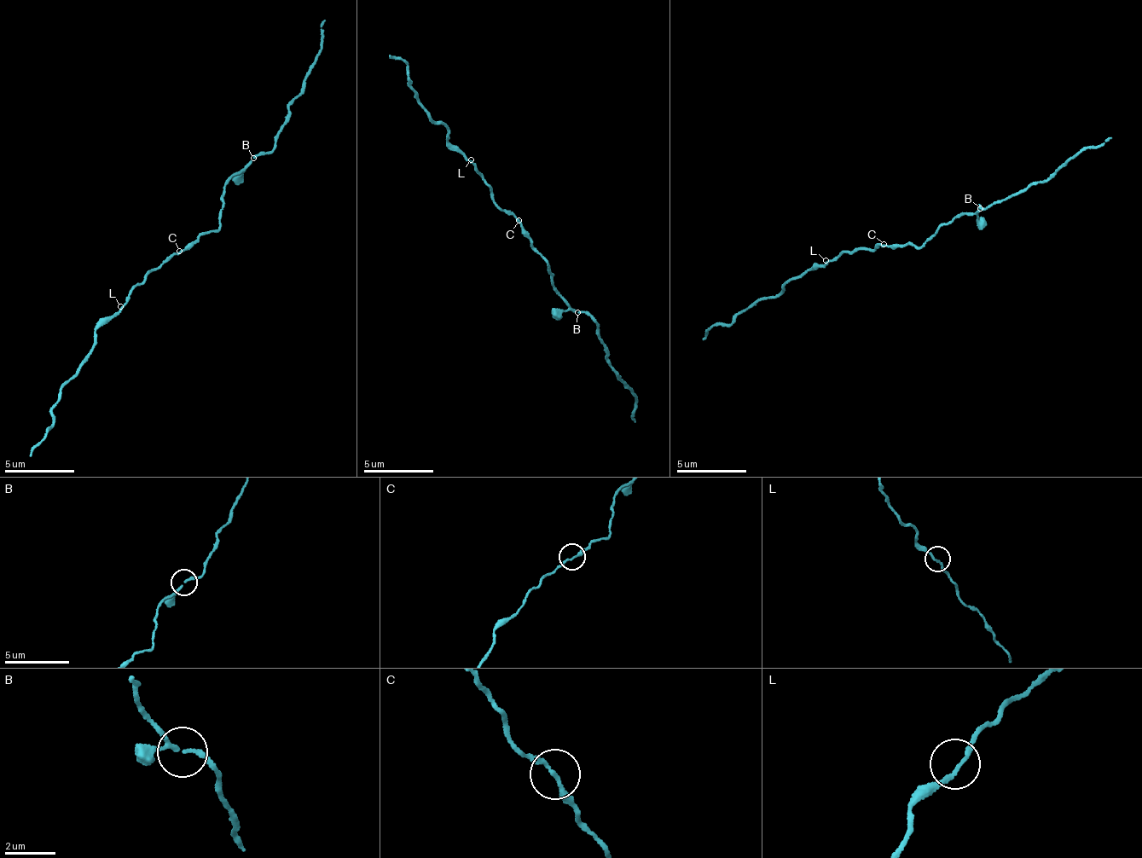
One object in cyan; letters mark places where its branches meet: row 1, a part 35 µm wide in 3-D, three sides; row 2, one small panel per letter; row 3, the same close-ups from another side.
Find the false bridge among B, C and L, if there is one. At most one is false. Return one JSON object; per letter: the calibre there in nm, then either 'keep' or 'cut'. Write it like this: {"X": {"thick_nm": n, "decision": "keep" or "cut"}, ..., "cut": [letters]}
{"B": {"thick_nm": 140, "decision": "keep"}, "C": {"thick_nm": 150, "decision": "keep"}, "L": {"thick_nm": 140, "decision": "keep"}, "cut": []}

